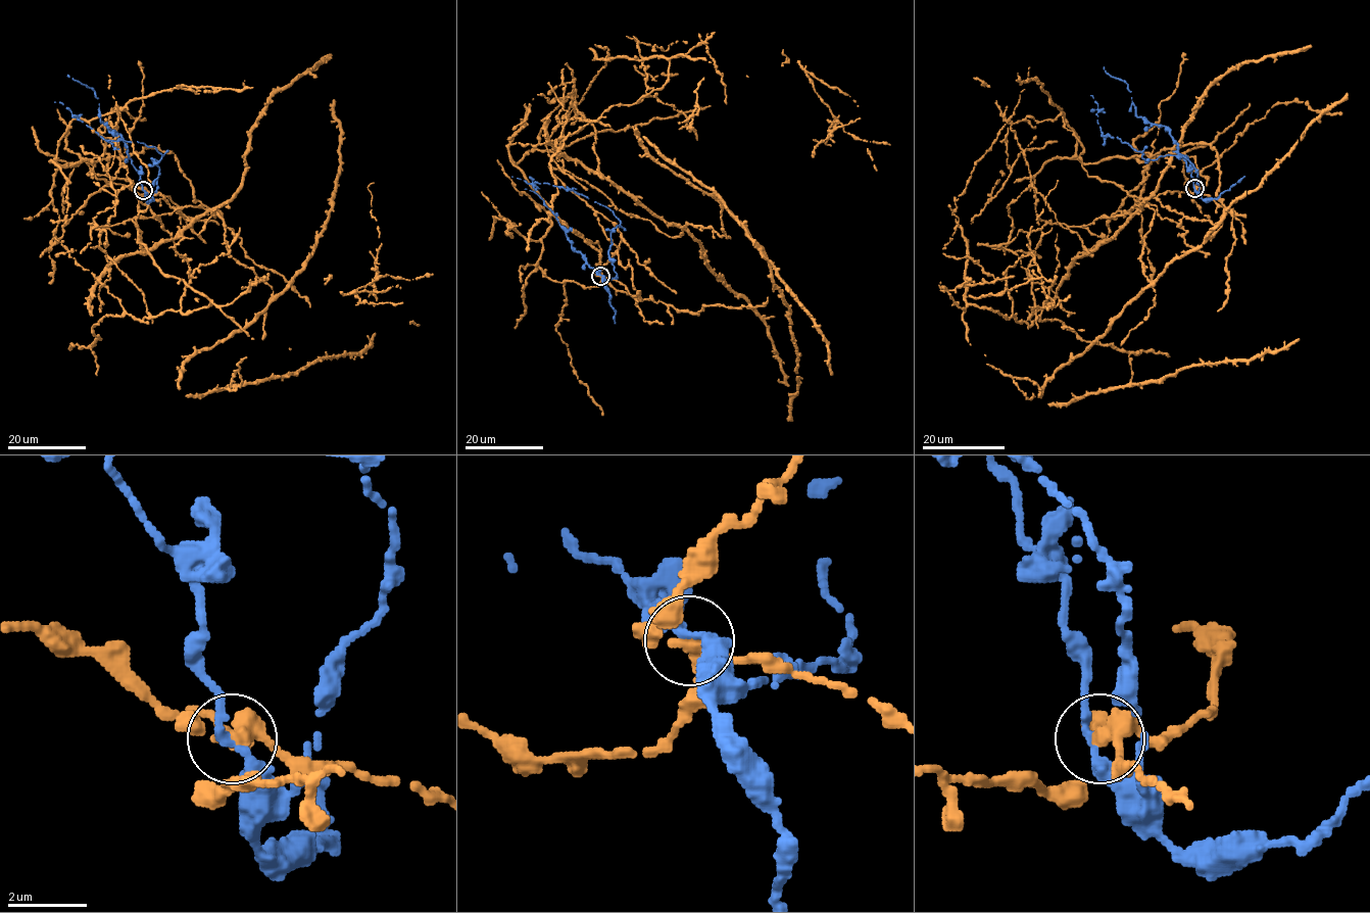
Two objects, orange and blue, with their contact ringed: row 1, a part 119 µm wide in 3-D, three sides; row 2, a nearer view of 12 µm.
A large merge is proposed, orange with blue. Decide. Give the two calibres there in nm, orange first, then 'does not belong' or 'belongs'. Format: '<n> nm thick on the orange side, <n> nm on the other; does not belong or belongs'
280 nm thick on the orange side, 240 nm on the other; does not belong

